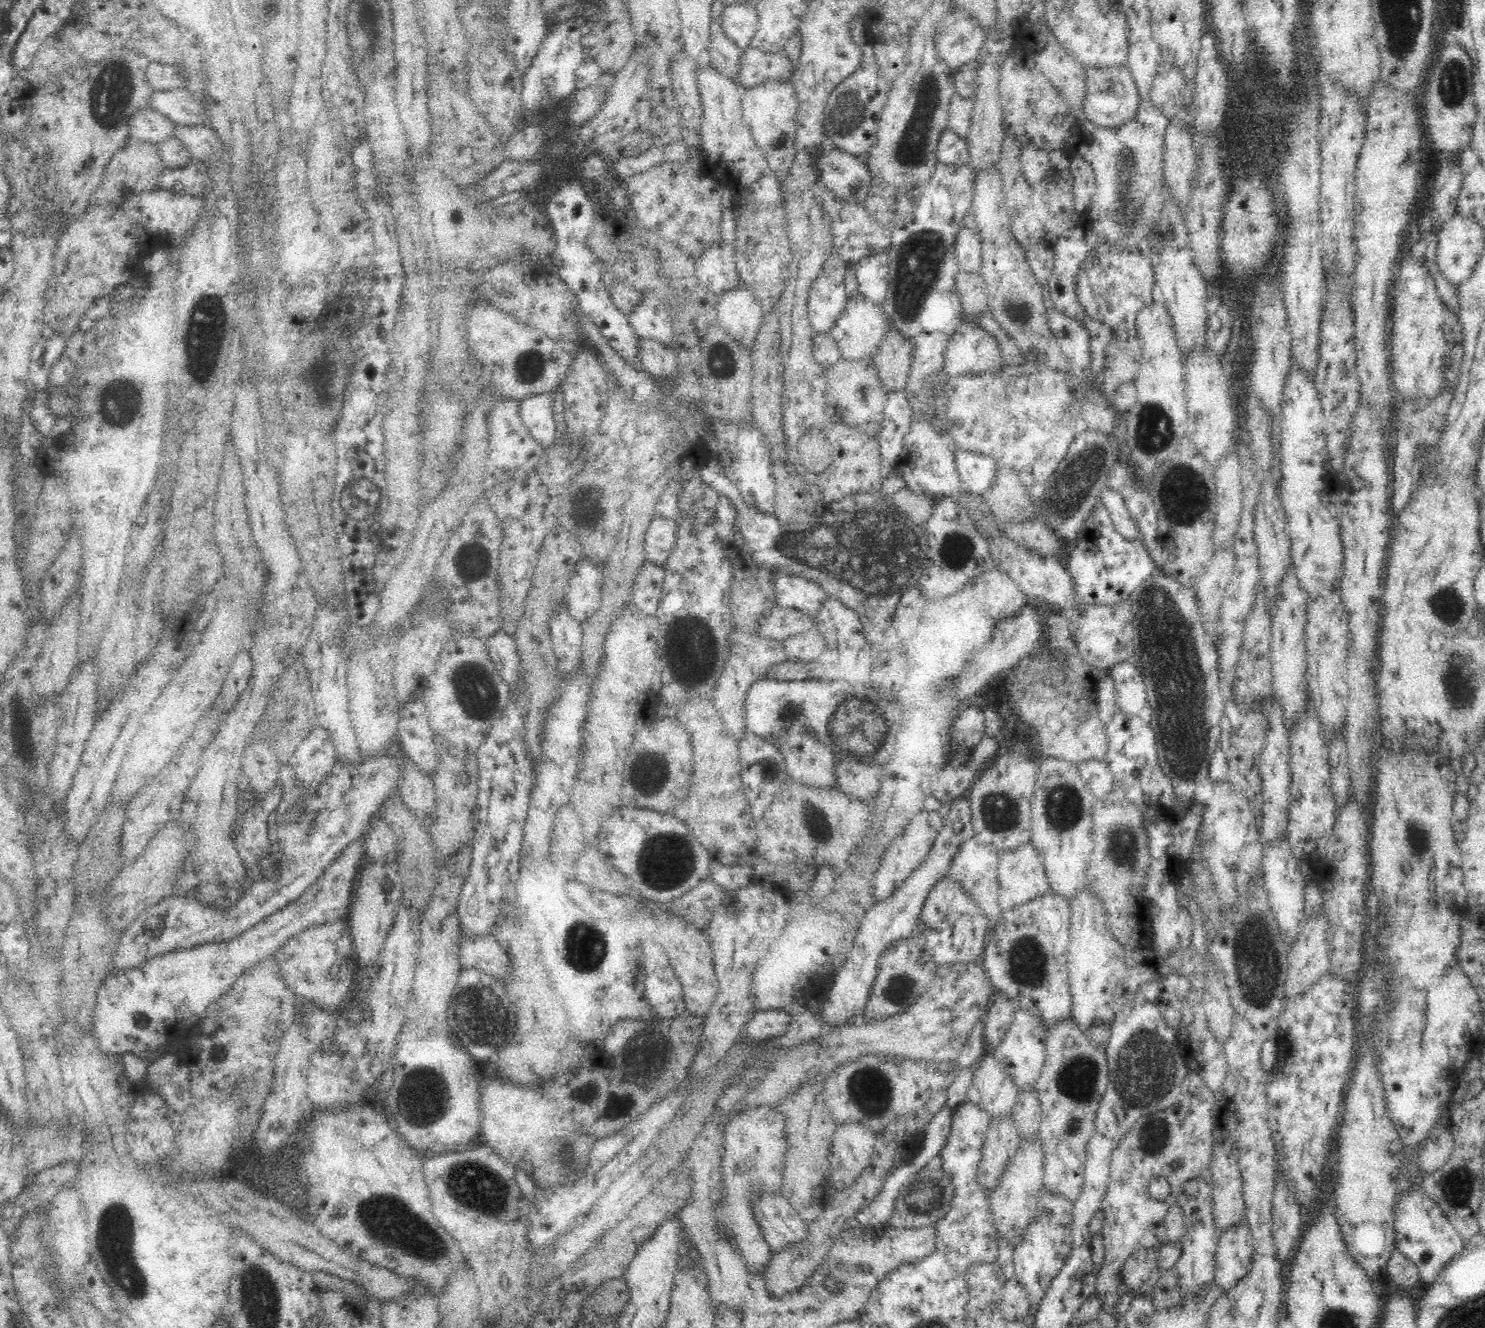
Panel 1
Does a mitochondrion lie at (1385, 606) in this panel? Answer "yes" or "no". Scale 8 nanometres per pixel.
no

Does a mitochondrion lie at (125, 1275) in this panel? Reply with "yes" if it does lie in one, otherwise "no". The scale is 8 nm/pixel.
yes

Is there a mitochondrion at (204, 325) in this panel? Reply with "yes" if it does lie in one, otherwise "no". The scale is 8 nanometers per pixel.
yes

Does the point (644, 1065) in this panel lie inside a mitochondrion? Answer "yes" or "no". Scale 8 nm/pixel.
yes

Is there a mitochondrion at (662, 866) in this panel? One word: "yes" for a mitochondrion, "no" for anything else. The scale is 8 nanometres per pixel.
yes

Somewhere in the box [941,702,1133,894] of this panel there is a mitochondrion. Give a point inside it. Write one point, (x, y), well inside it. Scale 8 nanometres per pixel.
(1063, 802)

